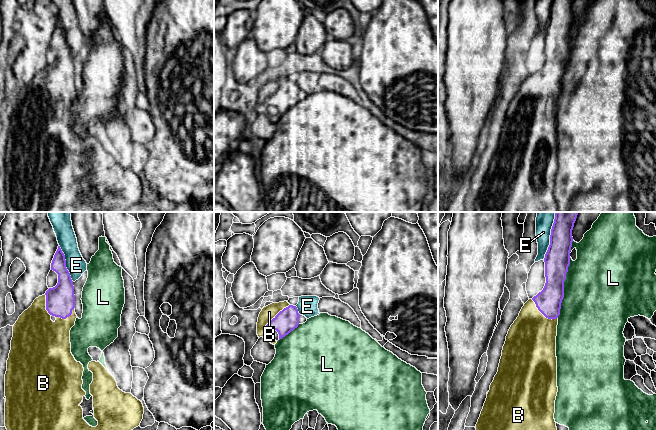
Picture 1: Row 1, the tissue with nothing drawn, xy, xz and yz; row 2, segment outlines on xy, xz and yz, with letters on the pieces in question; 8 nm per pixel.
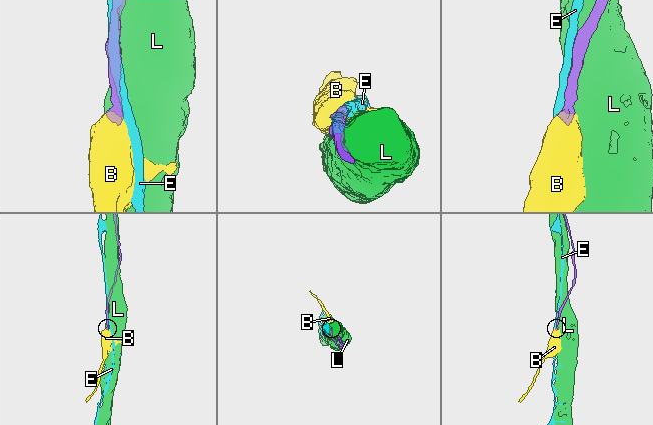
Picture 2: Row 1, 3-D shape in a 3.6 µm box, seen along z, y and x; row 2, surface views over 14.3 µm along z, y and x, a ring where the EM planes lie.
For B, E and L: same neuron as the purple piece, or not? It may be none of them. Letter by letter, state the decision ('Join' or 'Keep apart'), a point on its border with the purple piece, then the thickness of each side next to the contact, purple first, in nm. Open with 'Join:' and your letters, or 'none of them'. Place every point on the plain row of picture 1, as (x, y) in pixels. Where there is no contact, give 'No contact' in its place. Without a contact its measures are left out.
Join: B
B: Join. Touches purple at yz (543, 90). Thickness 200 nm (purple) against 400 nm
E: Keep apart. Touches purple at xy (65, 39). Thickness 180 nm (purple) against 160 nm
L: Keep apart. Touches purple at yz (563, 63). Thickness 200 nm (purple) against 500 nm

